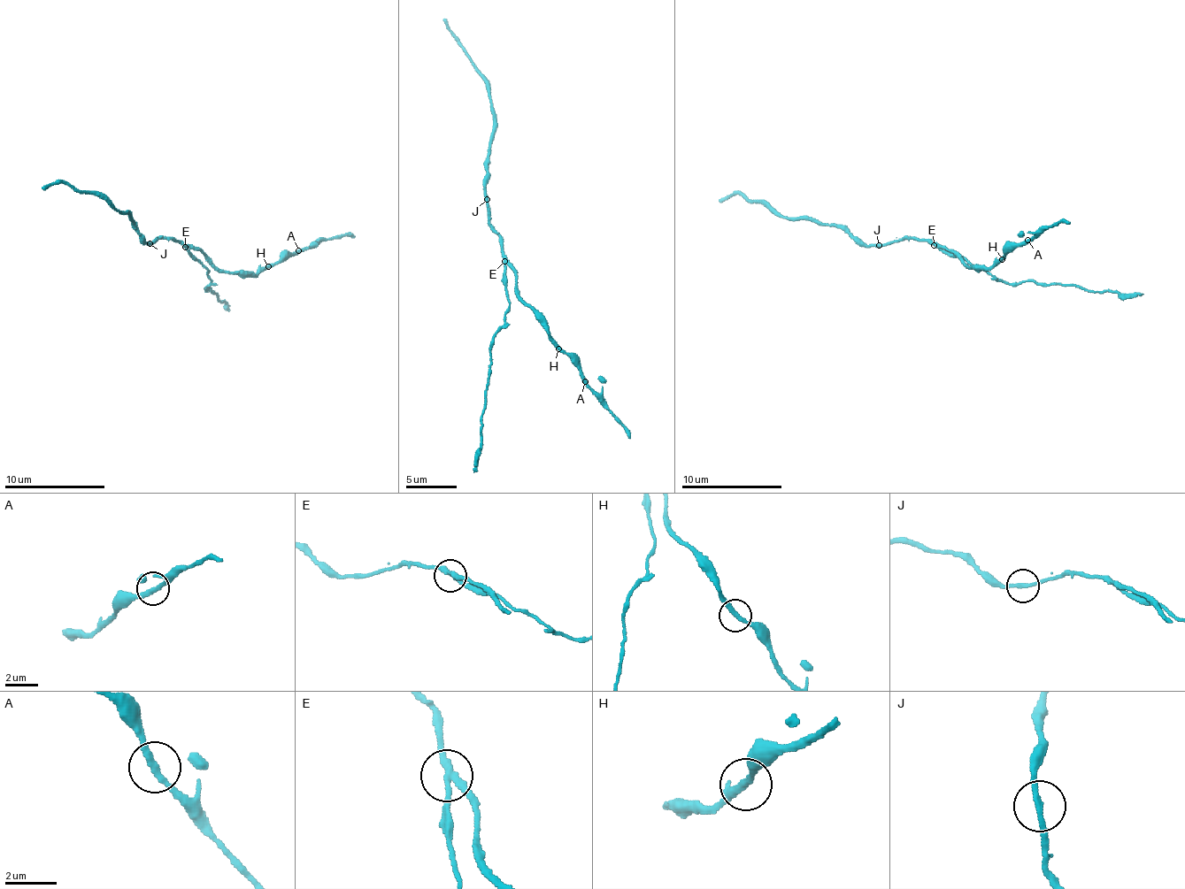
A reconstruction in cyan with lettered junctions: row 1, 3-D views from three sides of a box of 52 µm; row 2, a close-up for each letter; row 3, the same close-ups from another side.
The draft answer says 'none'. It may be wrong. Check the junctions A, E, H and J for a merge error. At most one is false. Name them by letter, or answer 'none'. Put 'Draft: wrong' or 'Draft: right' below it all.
E
Draft: wrong

